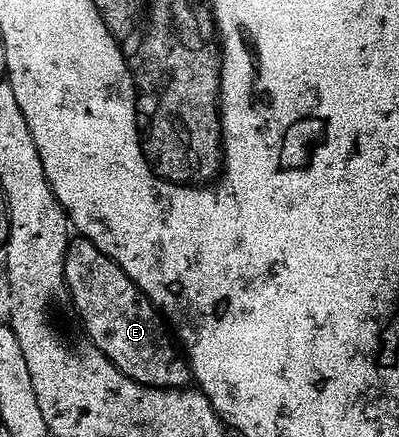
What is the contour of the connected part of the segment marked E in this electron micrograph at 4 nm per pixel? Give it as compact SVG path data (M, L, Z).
M81 236L71 237L66 243L64 276L69 301L71 303L74 301L74 306L78 309L78 318L82 321L87 336L90 337L87 339L107 360L116 364L116 368L120 368L124 376L161 390L180 390L191 385L190 364L186 361L185 353L180 352L162 315L150 303L144 291L139 290L138 285L107 254L100 252L96 244Z

